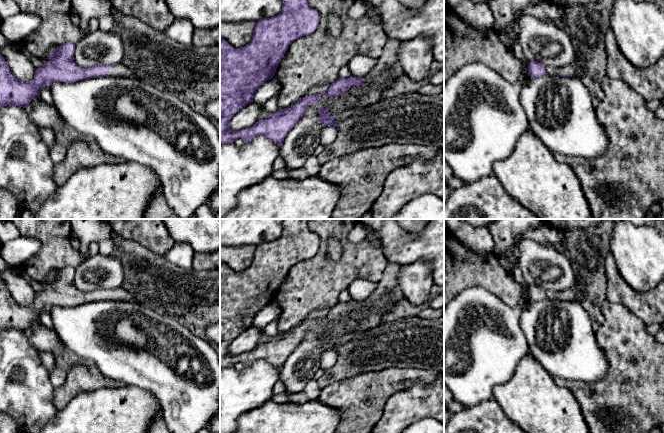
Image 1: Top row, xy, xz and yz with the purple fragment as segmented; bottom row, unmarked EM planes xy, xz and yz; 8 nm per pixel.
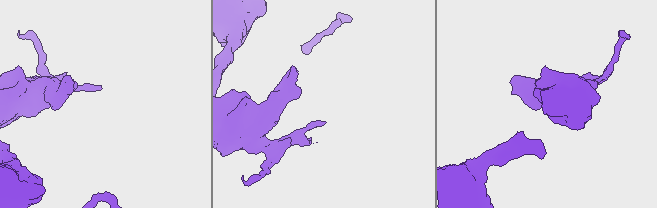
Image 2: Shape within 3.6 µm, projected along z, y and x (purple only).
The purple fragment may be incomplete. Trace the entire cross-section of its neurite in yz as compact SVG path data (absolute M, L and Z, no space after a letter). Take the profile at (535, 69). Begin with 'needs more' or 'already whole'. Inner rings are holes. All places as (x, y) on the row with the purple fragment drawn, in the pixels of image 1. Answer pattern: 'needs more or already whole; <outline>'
needs more; M537 61L528 62L528 76L539 78L547 74L549 76L572 77L576 75L576 69L573 64L563 67L544 66Z

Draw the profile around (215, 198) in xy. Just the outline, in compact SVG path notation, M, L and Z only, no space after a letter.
M220 185L215 193L211 196L211 210L214 215L220 211Z

